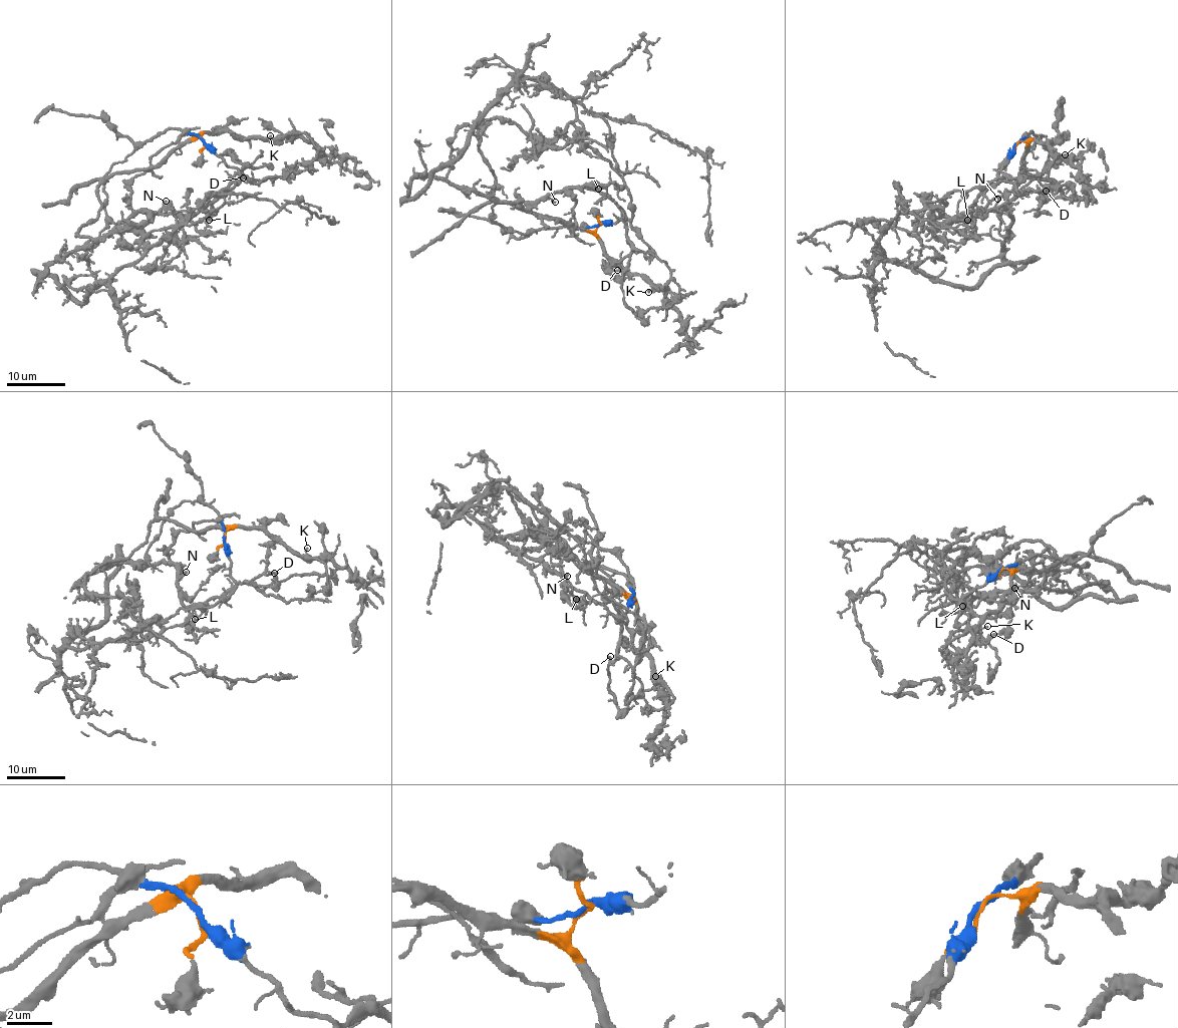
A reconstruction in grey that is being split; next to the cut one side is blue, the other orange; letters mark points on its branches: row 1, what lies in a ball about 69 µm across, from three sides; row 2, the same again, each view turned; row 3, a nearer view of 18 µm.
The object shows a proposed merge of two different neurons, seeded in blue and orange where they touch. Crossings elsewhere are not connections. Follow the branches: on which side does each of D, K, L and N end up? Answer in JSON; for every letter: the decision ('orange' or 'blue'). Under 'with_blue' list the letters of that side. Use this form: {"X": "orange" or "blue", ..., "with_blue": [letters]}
{"D": "orange", "K": "orange", "L": "orange", "N": "orange", "with_blue": []}

